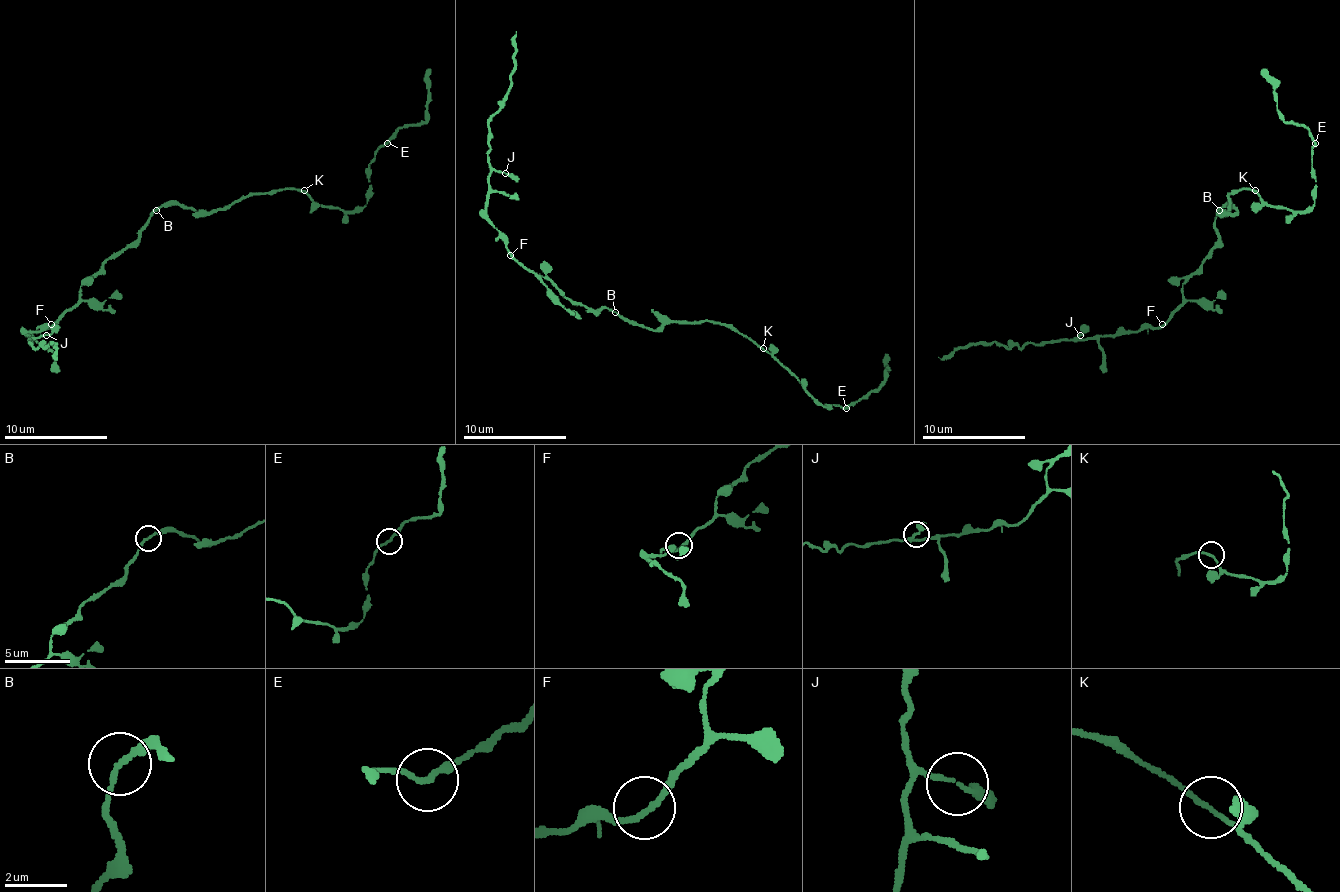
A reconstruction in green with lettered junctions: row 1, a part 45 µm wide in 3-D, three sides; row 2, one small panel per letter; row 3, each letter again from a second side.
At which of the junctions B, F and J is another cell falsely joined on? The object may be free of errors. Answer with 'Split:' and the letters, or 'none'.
Split: none

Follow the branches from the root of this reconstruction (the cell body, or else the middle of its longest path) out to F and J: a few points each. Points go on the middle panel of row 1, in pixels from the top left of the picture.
F: (626, 317), (621, 317), (608, 307), (587, 310), (582, 304), (572, 304), (549, 279), (536, 276), (510, 255)
J: (626, 317), (608, 307), (572, 304), (510, 253), (507, 237), (487, 217), (489, 175), (505, 173)

